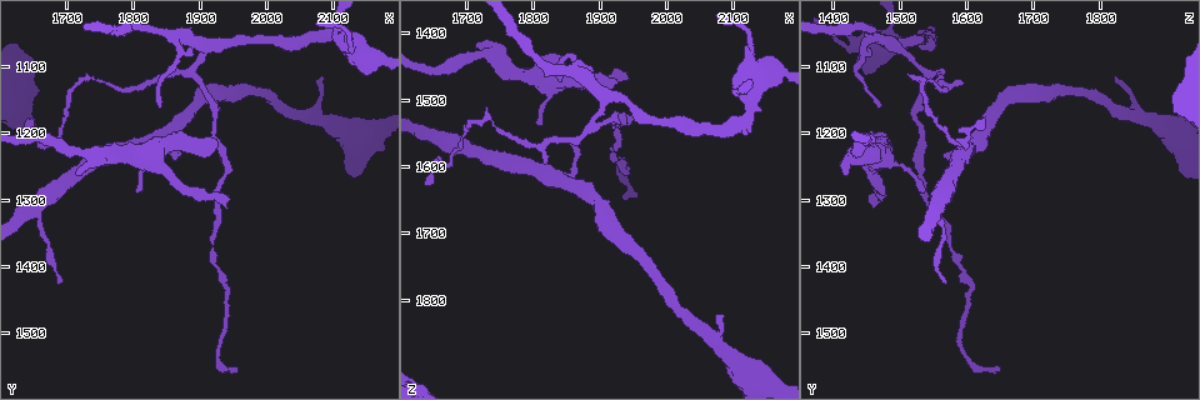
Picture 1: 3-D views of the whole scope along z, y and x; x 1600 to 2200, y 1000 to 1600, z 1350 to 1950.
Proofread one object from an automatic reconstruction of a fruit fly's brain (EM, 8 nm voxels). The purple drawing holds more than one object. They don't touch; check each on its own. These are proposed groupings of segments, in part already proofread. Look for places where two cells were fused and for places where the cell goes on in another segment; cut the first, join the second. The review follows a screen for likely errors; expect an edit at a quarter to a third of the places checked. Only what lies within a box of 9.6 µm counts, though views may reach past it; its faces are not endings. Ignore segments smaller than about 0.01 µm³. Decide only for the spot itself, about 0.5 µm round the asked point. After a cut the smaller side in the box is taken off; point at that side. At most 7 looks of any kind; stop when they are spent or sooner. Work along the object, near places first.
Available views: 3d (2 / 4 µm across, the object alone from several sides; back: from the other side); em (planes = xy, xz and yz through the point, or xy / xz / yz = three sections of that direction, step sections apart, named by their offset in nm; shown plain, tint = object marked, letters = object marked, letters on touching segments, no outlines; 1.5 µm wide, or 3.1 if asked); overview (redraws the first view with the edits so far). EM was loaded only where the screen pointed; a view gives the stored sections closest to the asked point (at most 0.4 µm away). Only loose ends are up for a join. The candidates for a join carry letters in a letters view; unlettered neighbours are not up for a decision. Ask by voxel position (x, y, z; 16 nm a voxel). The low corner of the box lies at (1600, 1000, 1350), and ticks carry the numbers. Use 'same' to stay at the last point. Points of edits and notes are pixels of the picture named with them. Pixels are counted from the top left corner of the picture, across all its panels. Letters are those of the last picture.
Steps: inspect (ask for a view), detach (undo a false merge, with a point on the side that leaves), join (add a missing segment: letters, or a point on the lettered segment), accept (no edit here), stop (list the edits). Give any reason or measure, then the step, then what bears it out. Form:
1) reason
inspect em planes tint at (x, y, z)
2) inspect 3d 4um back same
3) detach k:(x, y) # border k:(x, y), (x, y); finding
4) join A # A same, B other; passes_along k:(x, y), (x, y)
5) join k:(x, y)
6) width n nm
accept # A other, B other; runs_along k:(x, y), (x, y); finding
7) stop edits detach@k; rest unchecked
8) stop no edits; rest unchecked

branch stops here
inspect em yz step 4 tint at (1720, 1260, 1420)

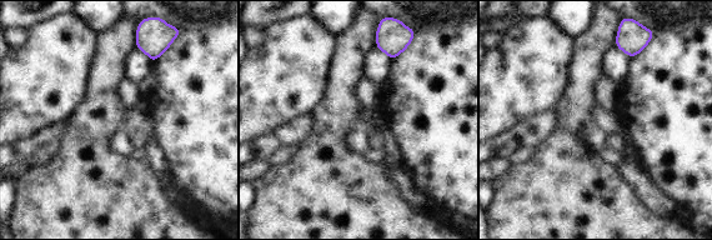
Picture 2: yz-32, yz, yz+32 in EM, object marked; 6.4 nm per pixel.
inspect em planes letters same

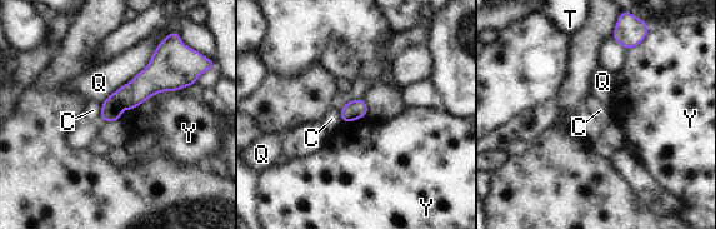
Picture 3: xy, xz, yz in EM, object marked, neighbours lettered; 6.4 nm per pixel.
accept # C other, Q other, T other, Y other; border 3:(176, 90), (158, 91), (151, 98); none of them fits

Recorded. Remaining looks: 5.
an open end
inspect 3d 2um at (1860, 1235, 1570)

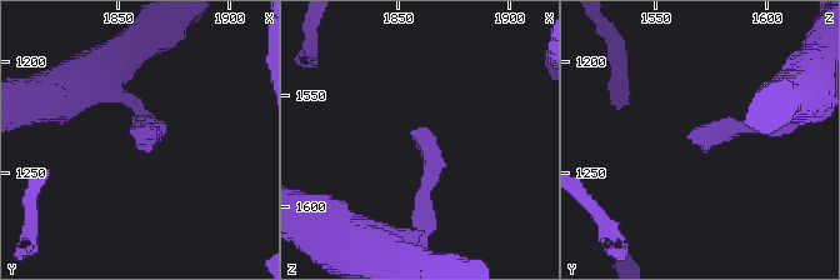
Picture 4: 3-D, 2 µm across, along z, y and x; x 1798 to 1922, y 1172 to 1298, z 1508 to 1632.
inspect em xy step 4 letters at (1860, 1236, 1565)

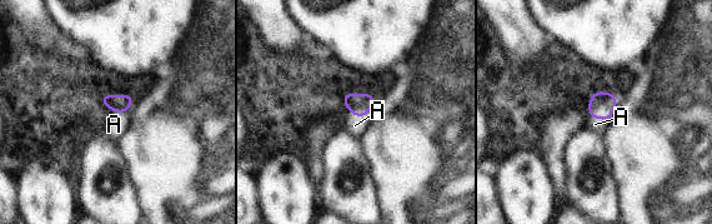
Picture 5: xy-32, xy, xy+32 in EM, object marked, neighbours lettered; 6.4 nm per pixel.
join A # A same; passes_along 5:(359, 104), (357, 115), (355, 125); it goes on there

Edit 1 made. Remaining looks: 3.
inspect overview

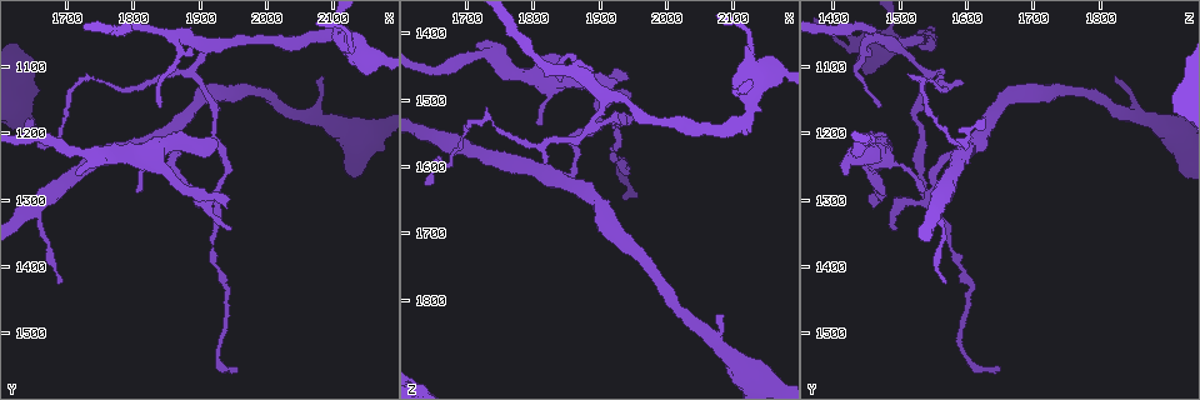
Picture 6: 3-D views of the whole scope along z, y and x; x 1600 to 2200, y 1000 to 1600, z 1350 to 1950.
an open end
inspect em xy step 8 tint at (1960, 1560, 1645)

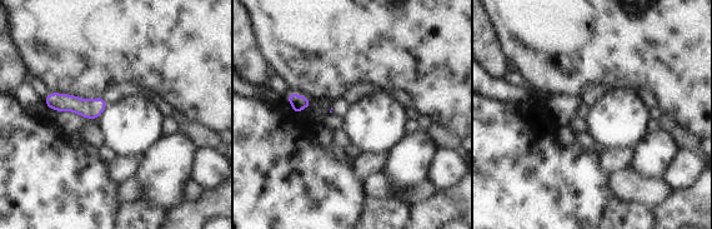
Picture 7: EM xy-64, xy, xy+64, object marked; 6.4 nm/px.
cut it another way
inspect em planes letters same

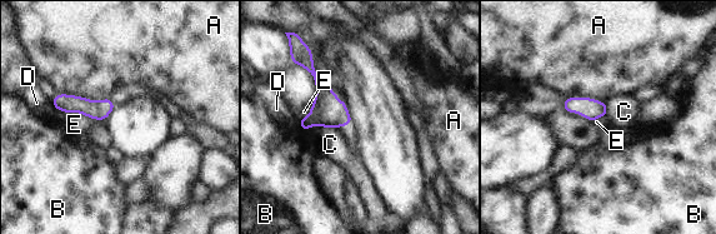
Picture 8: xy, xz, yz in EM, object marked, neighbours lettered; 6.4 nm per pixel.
accept # A other, B other, C other, D other, E other; runs_along 8:(55, 101), (85, 106), (110, 106); no lettered segment goes on from it

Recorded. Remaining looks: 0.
stop edits join@5; rest unchecked

